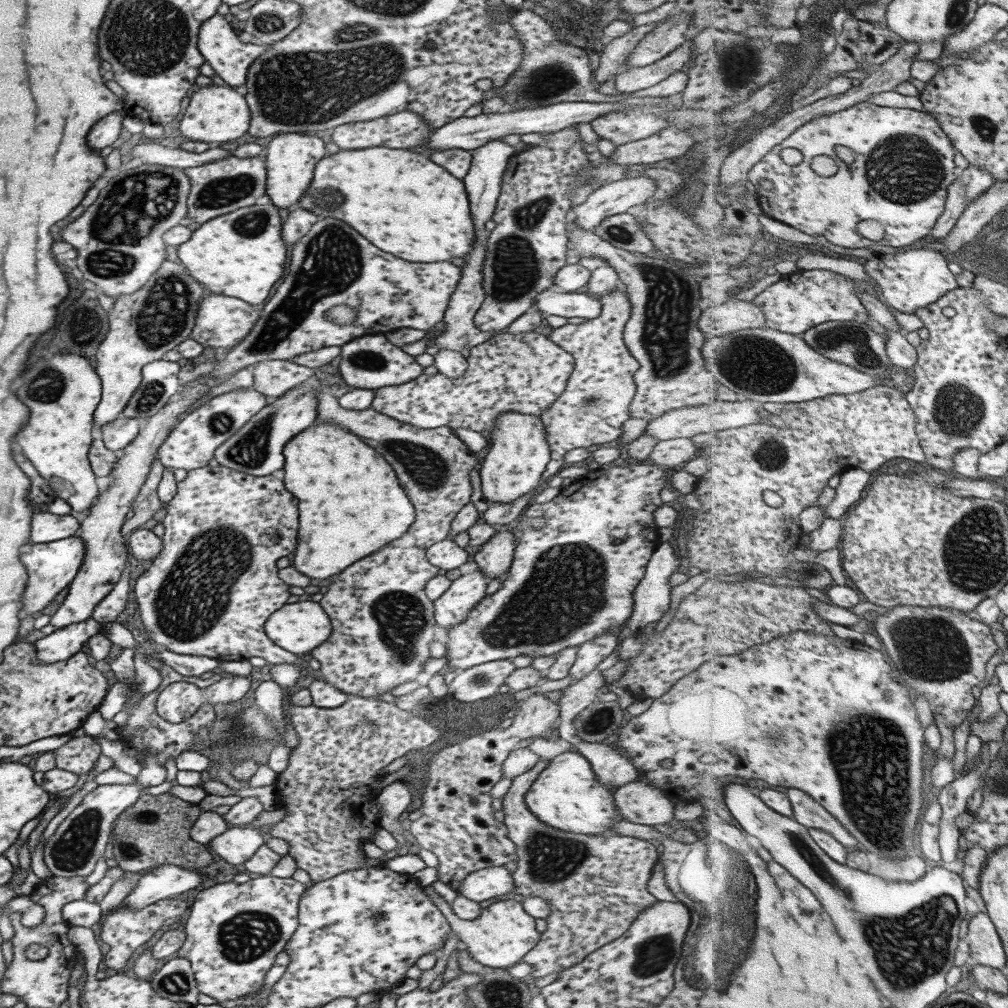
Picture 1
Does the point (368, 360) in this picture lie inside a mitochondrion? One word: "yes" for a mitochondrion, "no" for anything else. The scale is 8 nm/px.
yes

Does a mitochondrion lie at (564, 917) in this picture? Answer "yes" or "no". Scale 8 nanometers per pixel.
no

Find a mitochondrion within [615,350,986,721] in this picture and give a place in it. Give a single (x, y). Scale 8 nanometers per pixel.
(930, 648)

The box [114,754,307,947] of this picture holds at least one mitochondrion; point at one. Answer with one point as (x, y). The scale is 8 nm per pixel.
(127, 851)

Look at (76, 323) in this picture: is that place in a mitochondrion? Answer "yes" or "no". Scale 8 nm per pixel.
no

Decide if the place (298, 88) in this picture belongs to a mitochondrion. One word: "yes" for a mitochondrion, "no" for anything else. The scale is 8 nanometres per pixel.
yes

